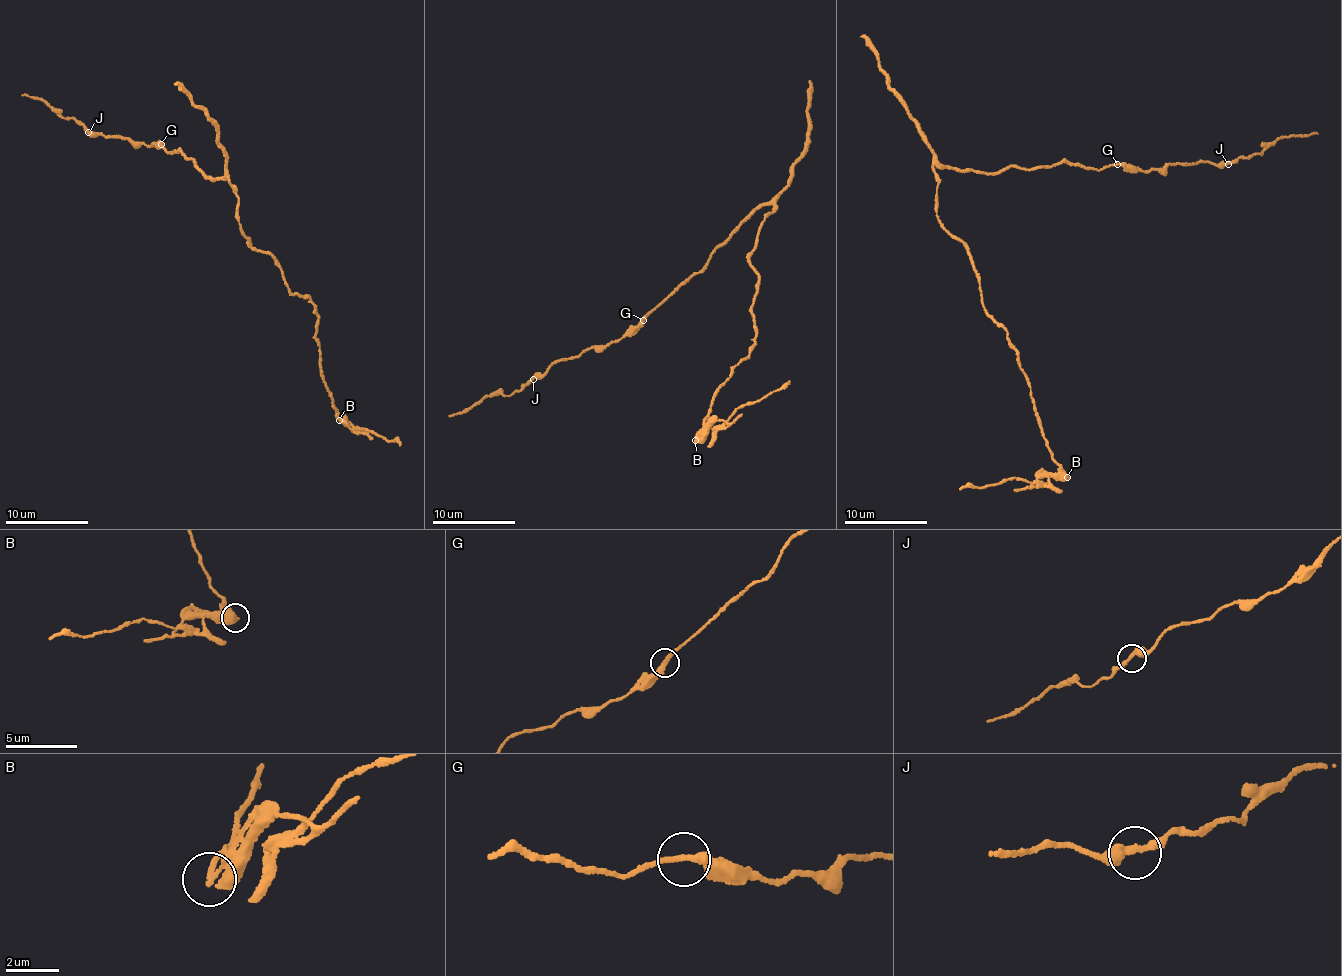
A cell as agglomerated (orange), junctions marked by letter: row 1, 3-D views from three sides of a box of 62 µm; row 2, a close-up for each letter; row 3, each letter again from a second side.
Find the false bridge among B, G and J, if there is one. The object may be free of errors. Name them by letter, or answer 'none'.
B

